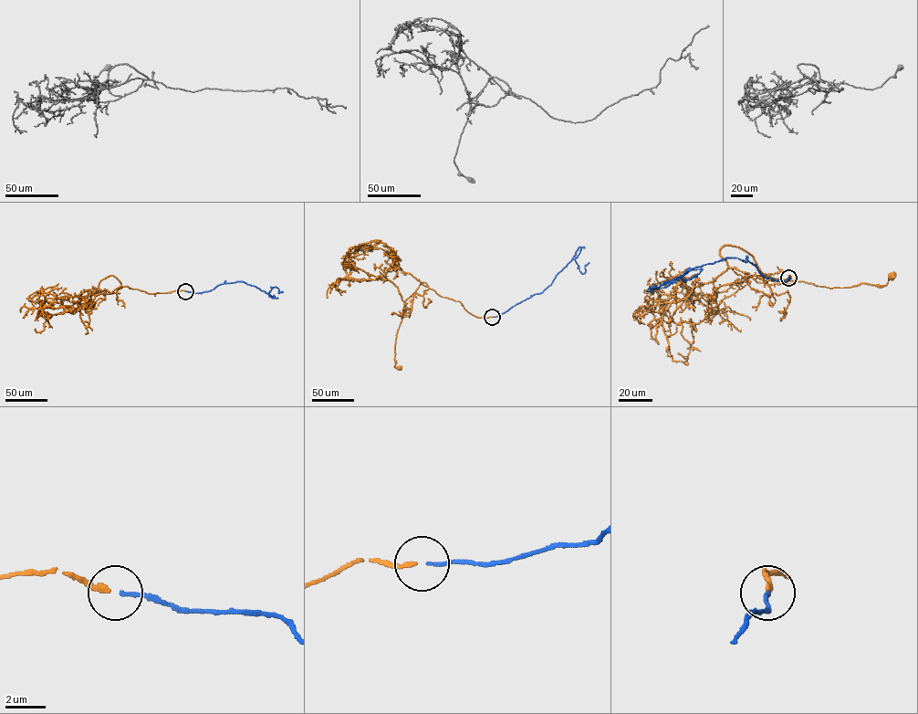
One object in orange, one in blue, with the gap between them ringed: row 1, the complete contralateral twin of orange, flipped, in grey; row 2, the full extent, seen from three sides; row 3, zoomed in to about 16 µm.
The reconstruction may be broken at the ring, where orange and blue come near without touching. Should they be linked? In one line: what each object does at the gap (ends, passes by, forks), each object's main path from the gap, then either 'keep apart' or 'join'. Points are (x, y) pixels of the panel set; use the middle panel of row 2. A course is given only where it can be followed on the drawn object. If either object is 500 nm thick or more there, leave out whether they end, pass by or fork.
orange ends; blue ends; course orange (492, 317), (473, 315), (460, 302), (442, 297), (422, 282), (403, 304), (395, 348), (394, 366), (399, 368); course blue (493, 317), (499, 316), (532, 295), (542, 292), (572, 259), (582, 273), (589, 262); join

